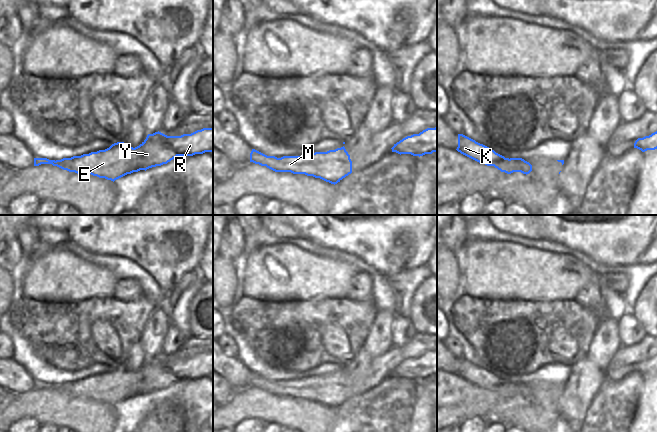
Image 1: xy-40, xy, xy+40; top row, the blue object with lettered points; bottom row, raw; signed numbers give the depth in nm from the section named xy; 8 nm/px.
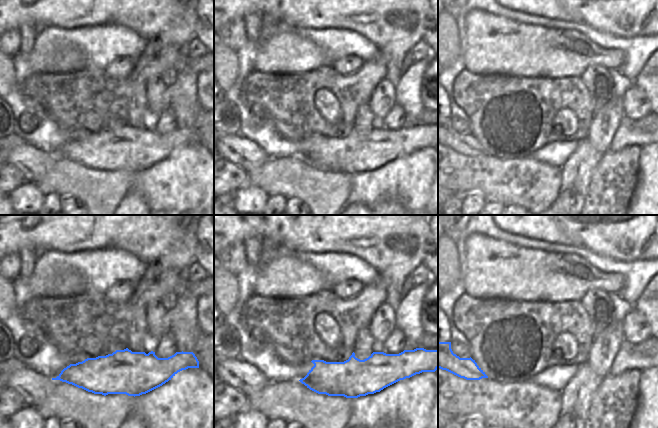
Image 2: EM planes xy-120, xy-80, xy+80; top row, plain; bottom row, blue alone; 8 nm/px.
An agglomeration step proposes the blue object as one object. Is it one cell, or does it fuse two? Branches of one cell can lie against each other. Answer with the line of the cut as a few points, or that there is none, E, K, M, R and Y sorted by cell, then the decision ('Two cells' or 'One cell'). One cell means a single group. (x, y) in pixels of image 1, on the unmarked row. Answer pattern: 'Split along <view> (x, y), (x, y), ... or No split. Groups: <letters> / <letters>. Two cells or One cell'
Split along xy+40 (508, 382), (491, 389). Groups: E M R Y / K. Two cells

